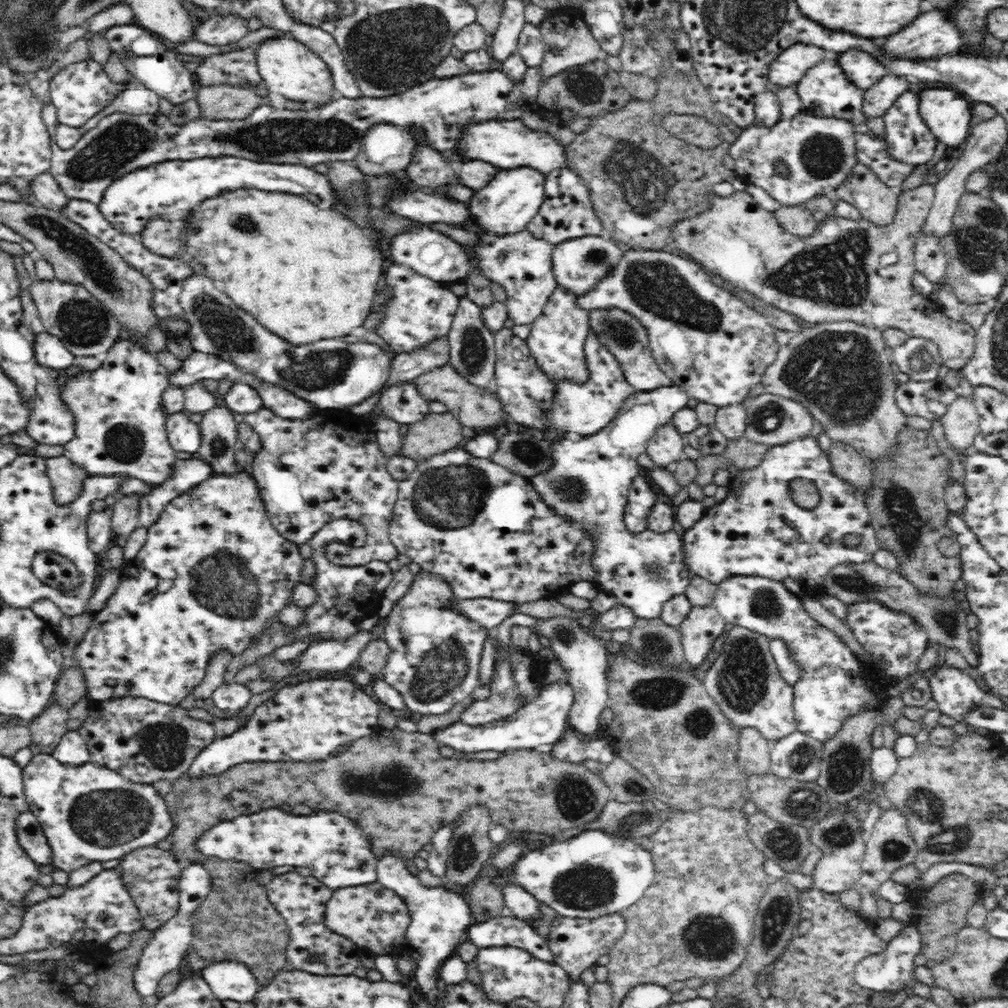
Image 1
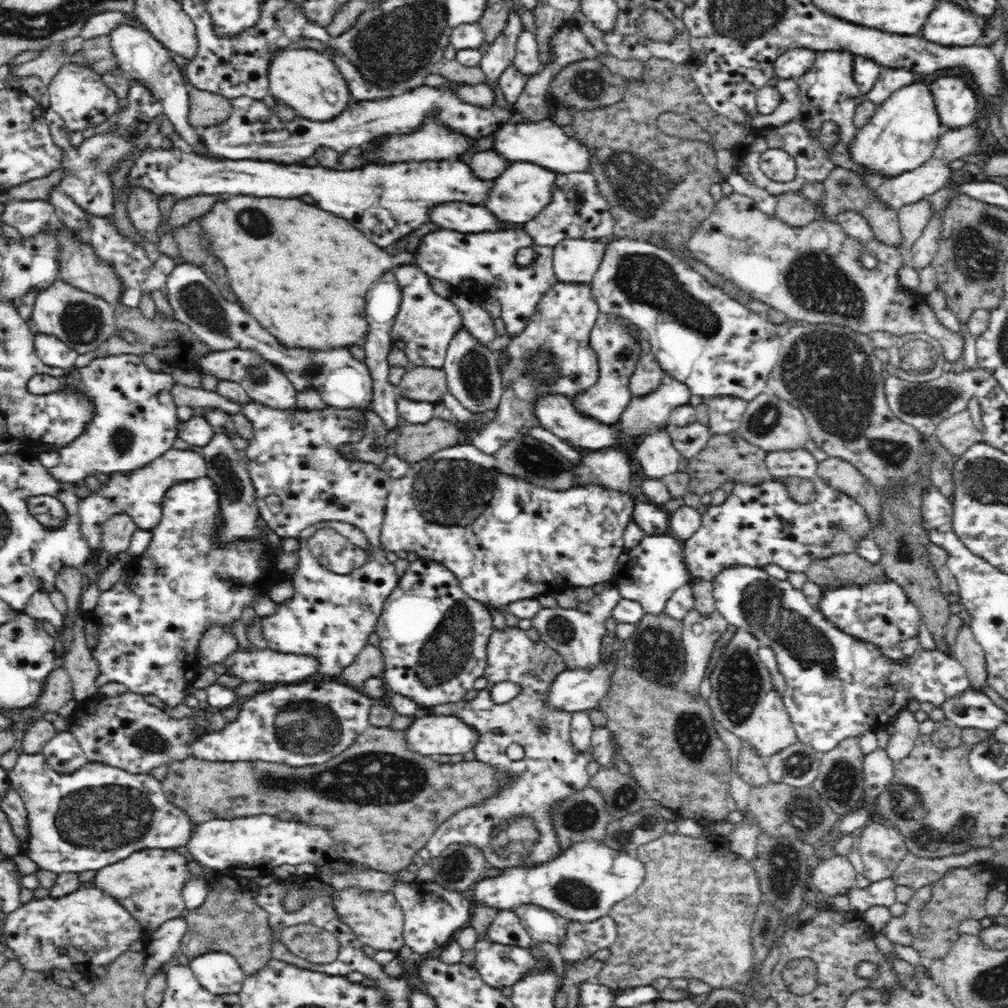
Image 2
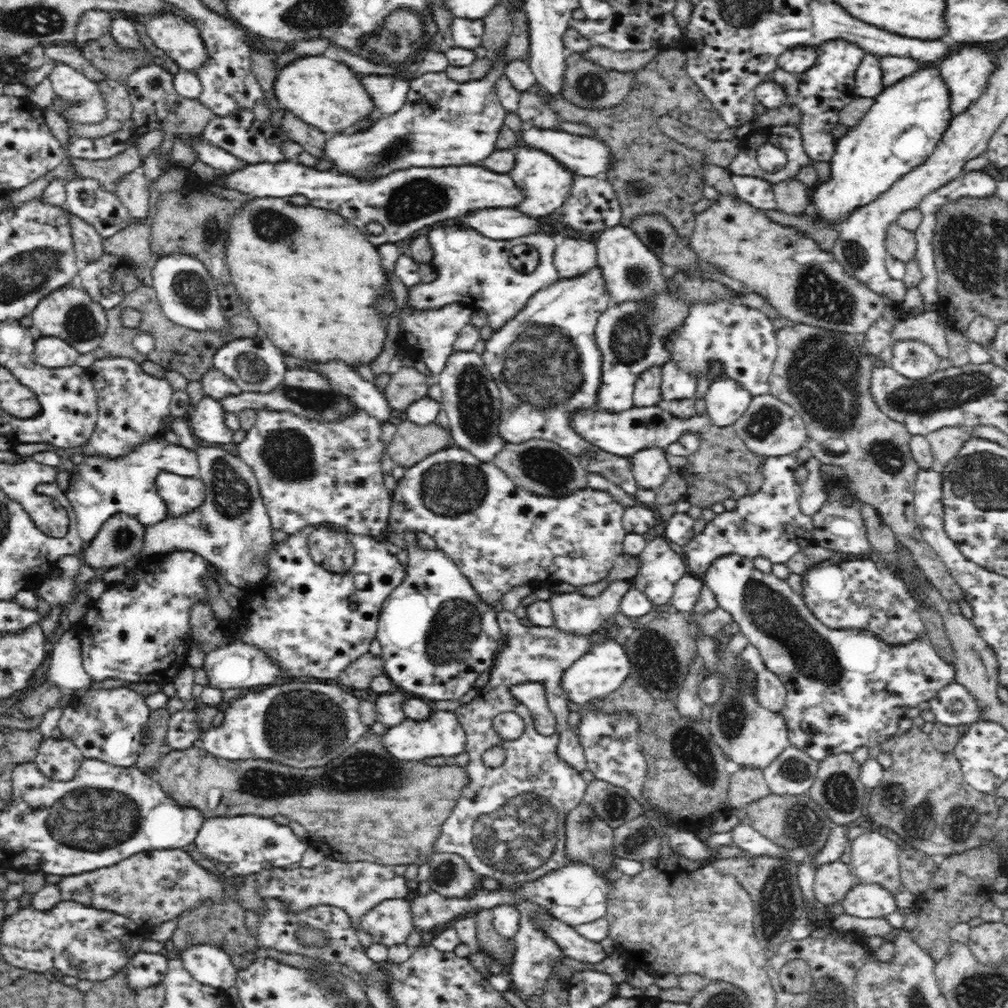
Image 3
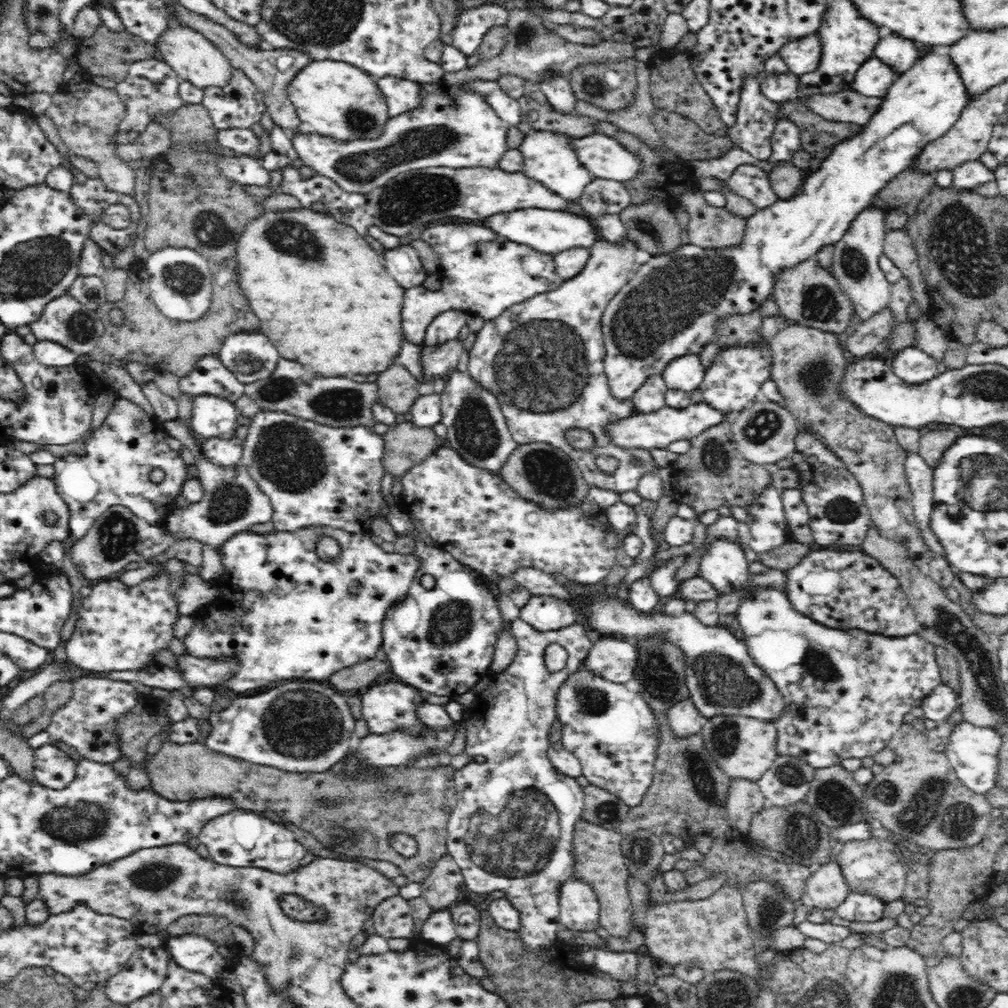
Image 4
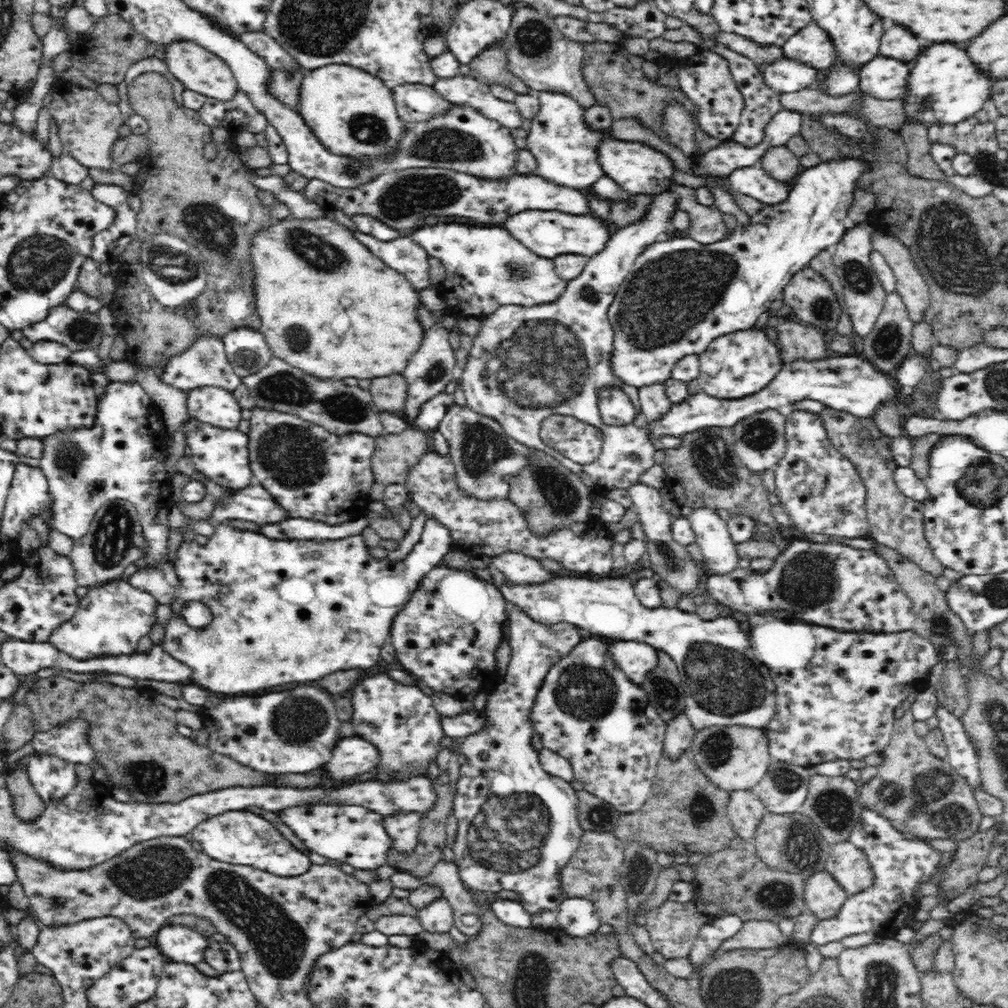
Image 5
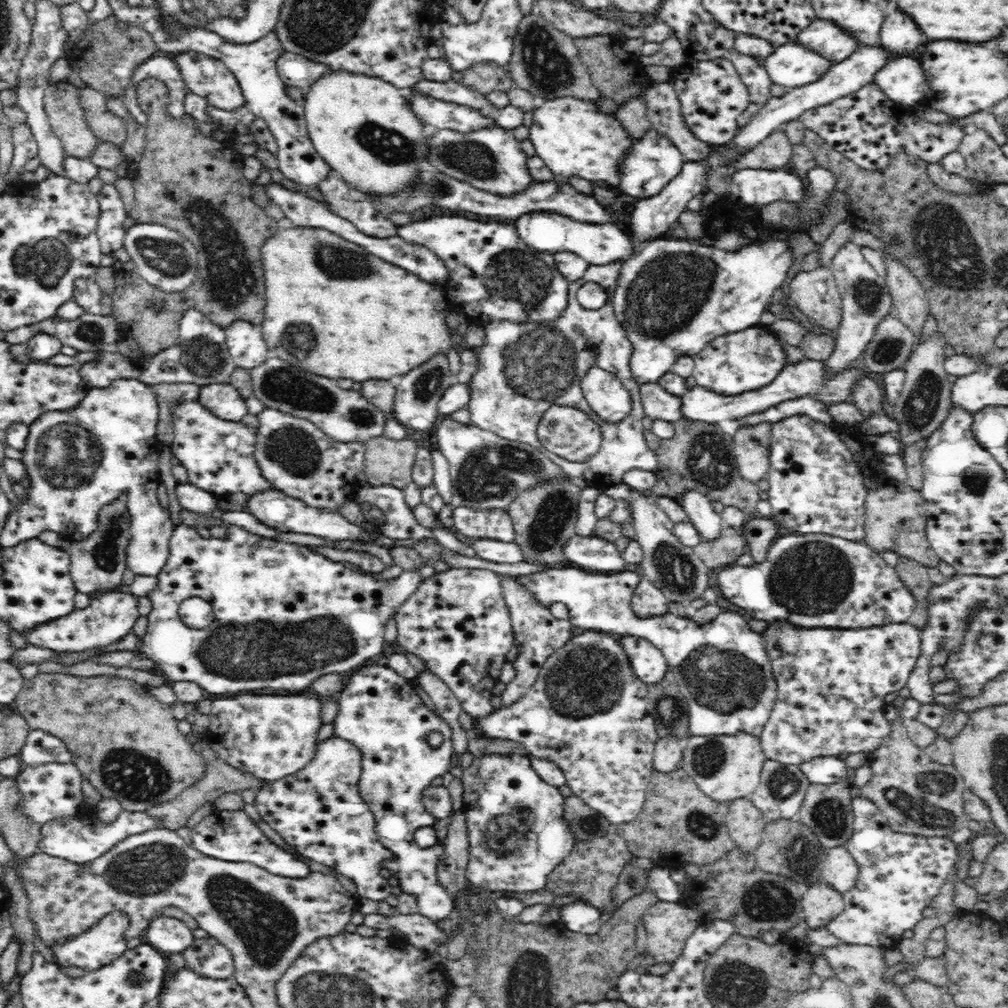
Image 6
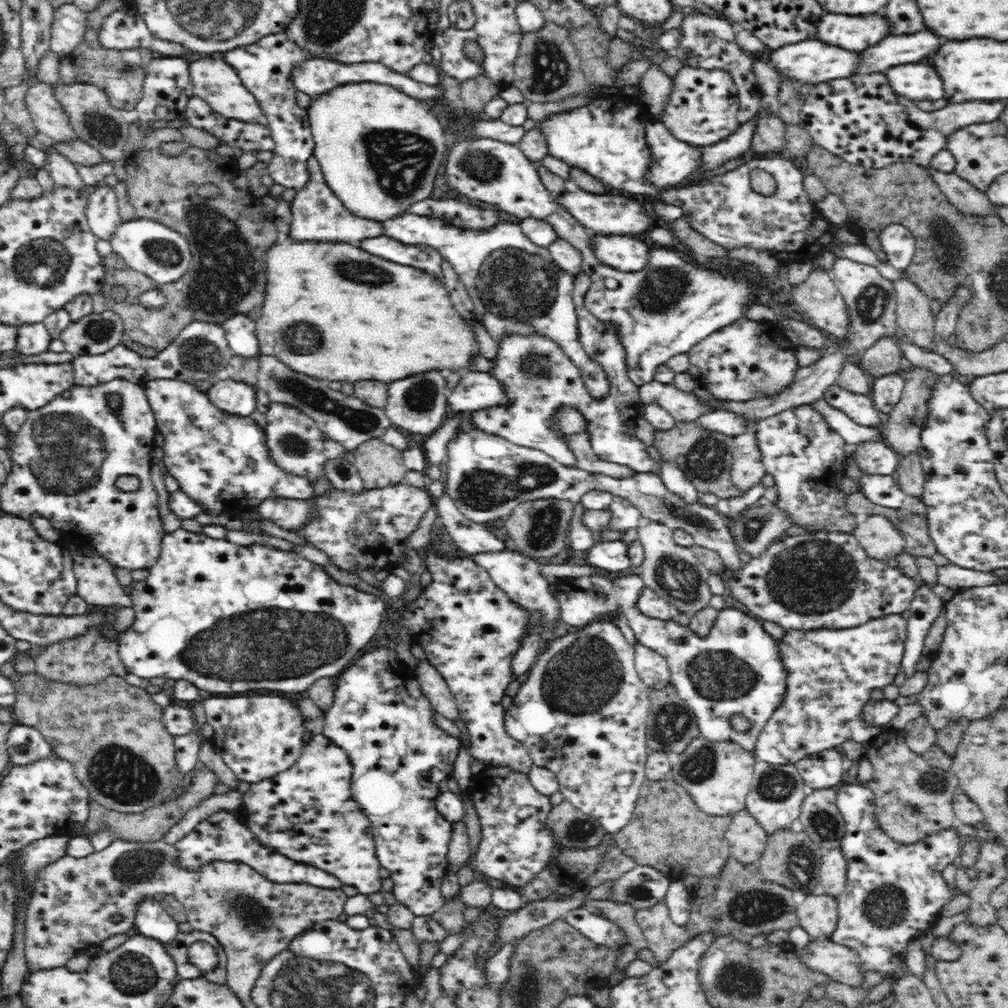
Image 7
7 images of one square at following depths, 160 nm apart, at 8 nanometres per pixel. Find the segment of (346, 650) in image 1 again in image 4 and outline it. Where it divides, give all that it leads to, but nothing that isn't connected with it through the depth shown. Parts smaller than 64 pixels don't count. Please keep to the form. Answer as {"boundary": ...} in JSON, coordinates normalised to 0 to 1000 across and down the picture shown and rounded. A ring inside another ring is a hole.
{"boundary":[[[175,649],[175,666],[189,684],[207,682],[216,685],[234,665],[236,656],[232,654],[194,653],[187,649]]]}

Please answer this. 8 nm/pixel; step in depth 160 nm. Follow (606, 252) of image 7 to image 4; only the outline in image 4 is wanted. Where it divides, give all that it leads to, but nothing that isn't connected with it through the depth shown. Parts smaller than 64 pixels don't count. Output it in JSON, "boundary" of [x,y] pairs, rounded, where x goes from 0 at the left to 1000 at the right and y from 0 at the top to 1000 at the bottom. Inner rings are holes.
{"boundary":[[[523,206],[505,211],[491,212],[484,215],[480,224],[487,226],[496,234],[502,235],[512,242],[528,245],[538,252],[549,254],[566,248],[567,245],[587,245],[593,238],[592,227],[585,217],[575,210],[556,210],[556,208],[540,208],[535,206]]]}

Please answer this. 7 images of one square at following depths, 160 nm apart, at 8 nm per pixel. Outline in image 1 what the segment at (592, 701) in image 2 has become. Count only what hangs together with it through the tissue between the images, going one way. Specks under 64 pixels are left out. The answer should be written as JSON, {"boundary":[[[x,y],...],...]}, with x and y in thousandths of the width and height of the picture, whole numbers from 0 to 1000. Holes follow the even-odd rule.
{"boundary":[[[563,676],[540,680],[534,691],[528,696],[516,700],[504,712],[476,721],[464,721],[455,715],[438,723],[438,726],[432,727],[430,730],[437,740],[445,740],[450,745],[460,748],[479,745],[500,748],[515,743],[546,741],[558,732],[558,728],[562,724],[562,712],[564,710],[567,695],[568,688]]]}

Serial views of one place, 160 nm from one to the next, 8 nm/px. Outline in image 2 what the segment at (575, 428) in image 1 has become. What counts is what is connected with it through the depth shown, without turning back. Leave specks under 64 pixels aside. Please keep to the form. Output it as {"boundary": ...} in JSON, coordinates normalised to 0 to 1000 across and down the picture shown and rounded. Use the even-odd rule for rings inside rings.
{"boundary":[[[594,310],[591,320],[584,331],[584,342],[591,350],[594,361],[593,378],[583,387],[571,390],[565,395],[570,409],[576,414],[586,415],[595,421],[608,422],[627,395],[624,377],[633,359],[634,342],[622,330],[619,323],[623,320],[611,313],[603,313]]]}

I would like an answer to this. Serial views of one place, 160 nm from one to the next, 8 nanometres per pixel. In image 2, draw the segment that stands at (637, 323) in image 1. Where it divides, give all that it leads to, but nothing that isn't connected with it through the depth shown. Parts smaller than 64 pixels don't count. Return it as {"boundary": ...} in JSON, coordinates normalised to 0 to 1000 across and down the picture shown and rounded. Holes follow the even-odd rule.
{"boundary":[[[626,320],[621,321],[622,330],[634,342],[634,354],[624,377],[627,393],[637,393],[647,390],[660,375],[660,369],[655,365],[651,354],[647,351],[645,338],[638,327]]]}

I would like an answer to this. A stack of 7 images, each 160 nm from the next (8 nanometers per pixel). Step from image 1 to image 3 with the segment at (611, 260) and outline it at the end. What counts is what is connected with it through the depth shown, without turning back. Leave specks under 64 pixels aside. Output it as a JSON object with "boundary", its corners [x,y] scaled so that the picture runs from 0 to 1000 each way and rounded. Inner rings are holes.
{"boundary":[[[562,233],[554,238],[549,262],[556,277],[575,275],[592,263],[592,244],[582,234]]]}

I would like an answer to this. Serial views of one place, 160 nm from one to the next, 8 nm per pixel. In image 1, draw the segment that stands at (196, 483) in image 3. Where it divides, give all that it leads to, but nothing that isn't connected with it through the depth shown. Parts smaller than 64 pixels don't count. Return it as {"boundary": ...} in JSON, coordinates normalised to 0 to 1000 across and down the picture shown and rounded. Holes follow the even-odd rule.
{"boundary":[[[236,467],[232,470],[208,471],[208,474],[198,478],[193,485],[185,490],[179,490],[173,497],[168,498],[153,521],[146,524],[143,542],[130,557],[126,558],[126,568],[121,571],[115,589],[107,595],[103,605],[92,610],[85,629],[75,637],[72,653],[83,668],[86,677],[86,693],[88,696],[105,696],[115,692],[133,691],[145,692],[161,698],[179,698],[202,675],[206,661],[209,660],[210,653],[213,653],[214,649],[223,648],[226,653],[242,653],[242,649],[246,649],[246,645],[250,645],[250,641],[254,641],[254,637],[258,637],[258,633],[262,633],[262,629],[266,629],[270,621],[278,621],[278,609],[282,609],[282,605],[290,601],[290,589],[294,581],[302,578],[300,574],[302,558],[303,554],[298,551],[296,541],[284,536],[269,520],[262,497],[258,492],[256,479],[250,470]]]}

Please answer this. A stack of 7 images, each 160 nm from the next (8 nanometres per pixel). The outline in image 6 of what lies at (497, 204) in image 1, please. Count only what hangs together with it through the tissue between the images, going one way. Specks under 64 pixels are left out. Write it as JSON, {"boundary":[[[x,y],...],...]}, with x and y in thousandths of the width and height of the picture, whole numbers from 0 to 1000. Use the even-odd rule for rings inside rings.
{"boundary":[[[571,96],[544,98],[529,112],[525,138],[533,154],[555,177],[575,176],[613,188],[616,177],[612,166],[624,152],[631,137],[609,113],[593,109],[590,100]]]}

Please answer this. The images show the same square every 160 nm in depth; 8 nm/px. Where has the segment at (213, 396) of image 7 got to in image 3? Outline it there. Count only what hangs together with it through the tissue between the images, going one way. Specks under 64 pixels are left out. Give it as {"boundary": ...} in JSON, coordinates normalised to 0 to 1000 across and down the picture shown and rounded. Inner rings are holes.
{"boundary":[[[210,394],[200,395],[187,410],[189,431],[208,438],[208,440],[226,440],[232,431],[232,417],[217,397]]]}

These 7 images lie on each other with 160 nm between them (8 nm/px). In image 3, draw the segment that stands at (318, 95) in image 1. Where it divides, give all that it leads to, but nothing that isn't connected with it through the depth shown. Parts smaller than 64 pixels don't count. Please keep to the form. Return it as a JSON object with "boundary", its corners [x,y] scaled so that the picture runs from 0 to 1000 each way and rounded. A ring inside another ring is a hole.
{"boundary":[[[307,55],[279,66],[275,71],[272,91],[278,108],[287,108],[302,122],[321,132],[349,133],[358,119],[373,112],[376,114],[354,72],[343,63],[320,55]]]}

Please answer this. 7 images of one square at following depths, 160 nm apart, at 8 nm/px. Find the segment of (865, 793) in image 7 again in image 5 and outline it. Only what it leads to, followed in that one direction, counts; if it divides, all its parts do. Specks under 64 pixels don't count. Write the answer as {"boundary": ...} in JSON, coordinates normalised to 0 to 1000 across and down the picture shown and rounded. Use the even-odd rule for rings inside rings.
{"boundary":[[[857,802],[848,822],[843,826],[843,835],[860,848],[868,867],[867,877],[855,886],[840,887],[831,907],[825,913],[813,913],[806,922],[805,936],[821,937],[845,928],[863,926],[877,931],[886,931],[890,923],[903,919],[911,902],[911,884],[917,876],[928,874],[927,869],[935,854],[935,844],[922,836],[922,832],[910,831],[889,823],[876,808]]]}

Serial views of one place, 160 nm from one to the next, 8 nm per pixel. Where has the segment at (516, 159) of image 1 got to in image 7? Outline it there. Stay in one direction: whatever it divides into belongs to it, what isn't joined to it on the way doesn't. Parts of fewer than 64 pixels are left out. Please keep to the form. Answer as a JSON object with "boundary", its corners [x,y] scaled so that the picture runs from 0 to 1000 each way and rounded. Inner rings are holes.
{"boundary":[[[655,119],[643,121],[640,136],[645,145],[644,169],[640,171],[644,183],[652,187],[676,183],[697,165],[695,146],[672,138]]]}

